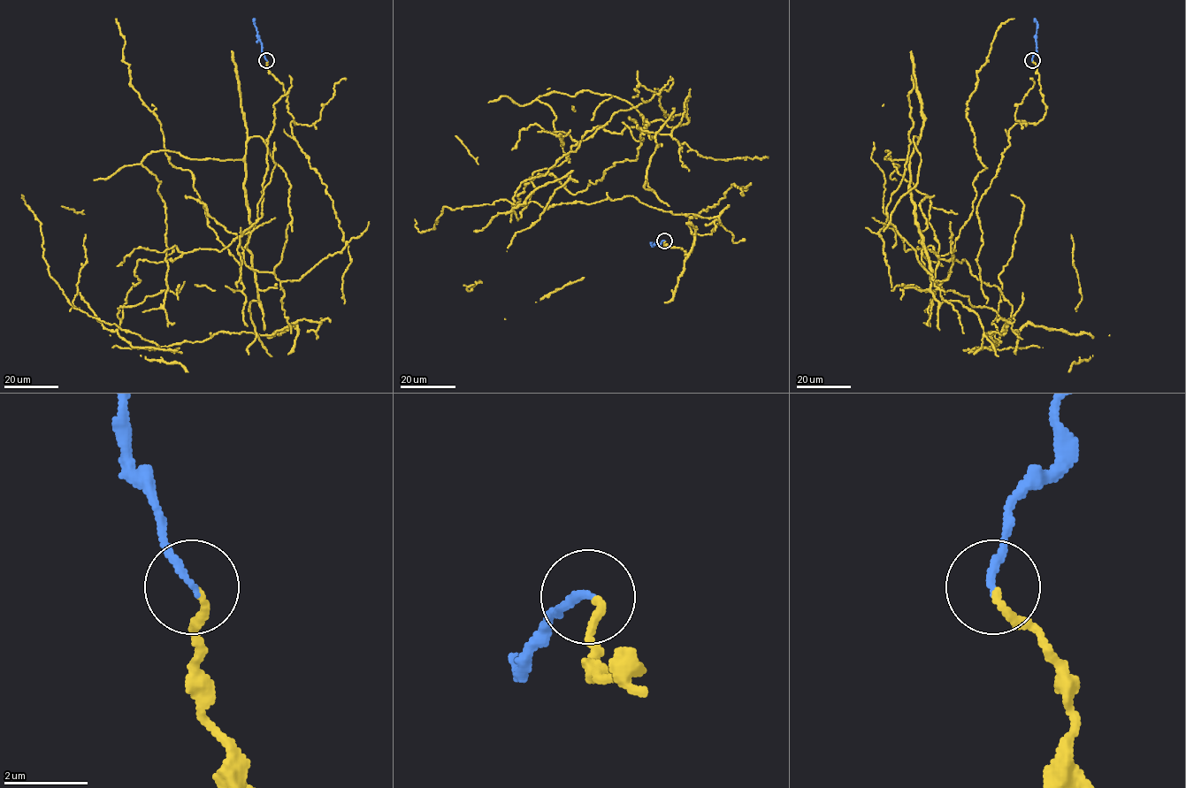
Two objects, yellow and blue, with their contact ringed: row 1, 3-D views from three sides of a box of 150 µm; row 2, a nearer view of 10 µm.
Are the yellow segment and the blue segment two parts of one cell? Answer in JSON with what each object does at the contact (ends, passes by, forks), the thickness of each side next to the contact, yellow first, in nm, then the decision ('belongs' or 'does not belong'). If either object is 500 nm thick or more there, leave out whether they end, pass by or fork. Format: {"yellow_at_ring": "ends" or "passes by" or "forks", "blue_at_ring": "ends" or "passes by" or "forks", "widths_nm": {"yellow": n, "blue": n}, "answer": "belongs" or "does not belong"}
{"yellow_at_ring": "ends", "blue_at_ring": "ends", "widths_nm": {"yellow": 190, "blue": 180}, "answer": "belongs"}

